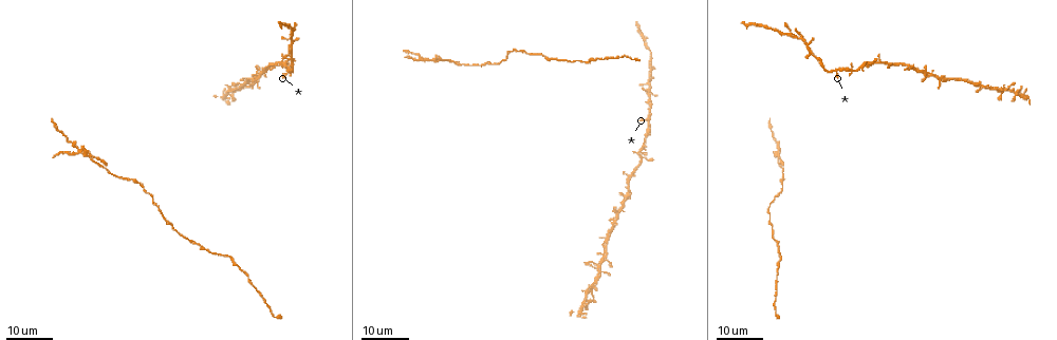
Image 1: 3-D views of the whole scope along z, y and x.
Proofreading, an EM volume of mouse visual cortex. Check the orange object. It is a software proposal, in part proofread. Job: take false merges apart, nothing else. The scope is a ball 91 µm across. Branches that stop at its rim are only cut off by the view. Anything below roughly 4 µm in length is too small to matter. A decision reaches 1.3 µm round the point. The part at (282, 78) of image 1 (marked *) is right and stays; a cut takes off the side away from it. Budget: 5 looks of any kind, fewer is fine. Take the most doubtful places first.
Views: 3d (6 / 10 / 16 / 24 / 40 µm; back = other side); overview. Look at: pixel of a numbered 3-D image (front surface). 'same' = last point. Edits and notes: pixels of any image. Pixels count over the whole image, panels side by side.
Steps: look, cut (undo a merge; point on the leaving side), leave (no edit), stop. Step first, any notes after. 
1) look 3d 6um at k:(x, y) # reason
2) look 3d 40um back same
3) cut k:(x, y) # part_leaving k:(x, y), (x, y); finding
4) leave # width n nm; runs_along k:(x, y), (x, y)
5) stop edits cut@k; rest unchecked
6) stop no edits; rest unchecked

look 3d 24um at 1:(80, 151) # small branch off a trunk

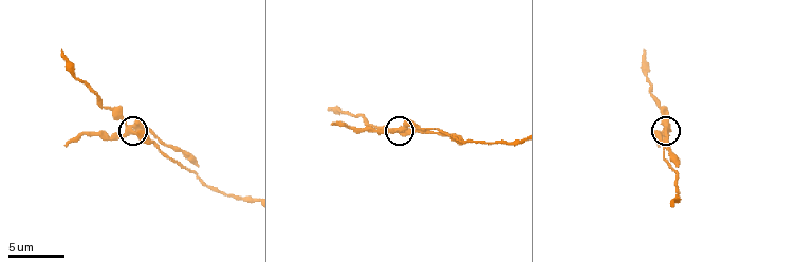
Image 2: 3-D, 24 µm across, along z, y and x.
look 3d 10um at 2:(126, 131) # zoom in

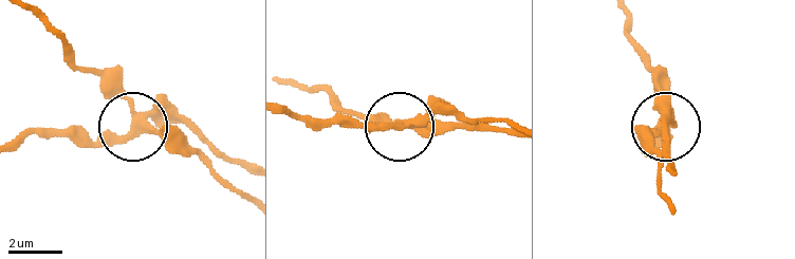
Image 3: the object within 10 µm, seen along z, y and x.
cut 3:(105, 146) # arms 3; part_leaving 3:(143, 121), (188, 123), (242, 162); two neurons meet here

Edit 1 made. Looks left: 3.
look overview

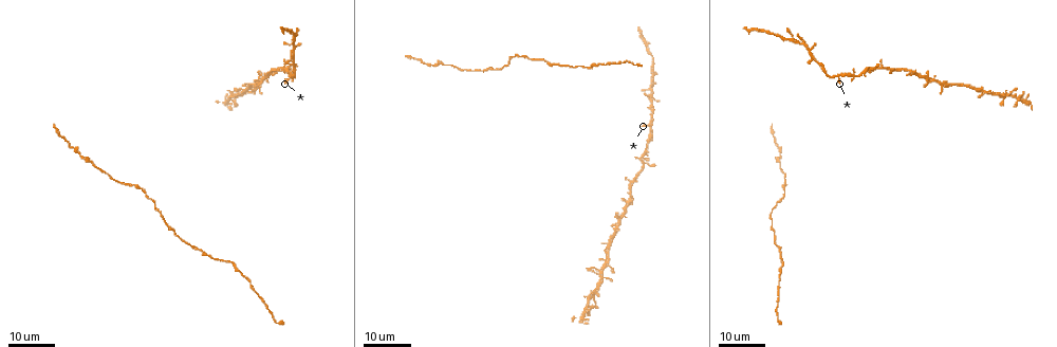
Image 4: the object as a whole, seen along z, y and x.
look 3d 16um at 4:(143, 191)

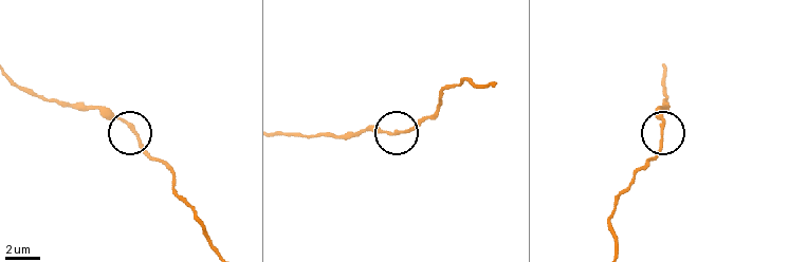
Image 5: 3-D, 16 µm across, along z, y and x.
look 3d 6um at 5:(665, 129) # closer look

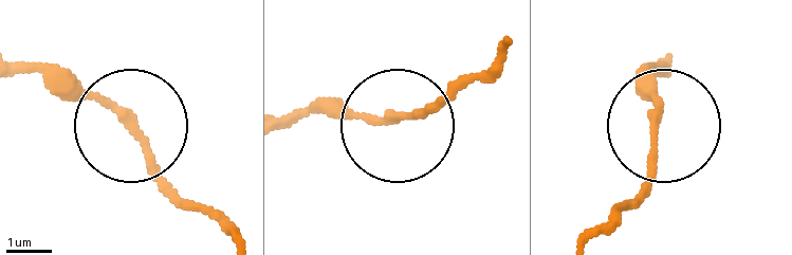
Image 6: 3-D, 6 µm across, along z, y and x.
leave # all the same neuron

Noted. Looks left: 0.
stop edits cut@3; rest unchecked

